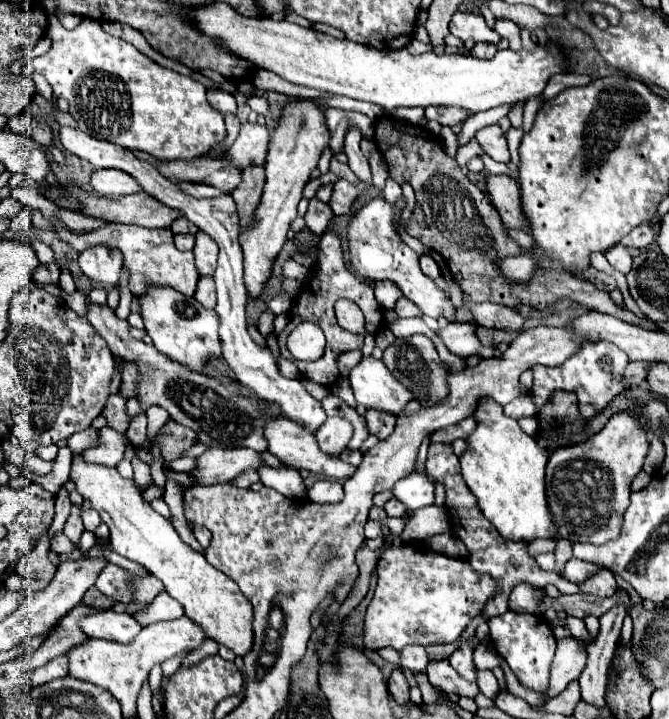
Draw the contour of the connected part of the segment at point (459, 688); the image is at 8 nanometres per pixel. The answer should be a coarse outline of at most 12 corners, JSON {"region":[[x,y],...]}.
{"region":[[432,661],[426,675],[446,693],[474,699],[476,683],[458,675],[448,661]]}

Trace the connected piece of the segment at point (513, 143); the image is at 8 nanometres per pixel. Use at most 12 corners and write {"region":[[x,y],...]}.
{"region":[[510,129],[506,133],[508,147],[512,153],[512,163],[520,165],[520,147],[522,129]]}

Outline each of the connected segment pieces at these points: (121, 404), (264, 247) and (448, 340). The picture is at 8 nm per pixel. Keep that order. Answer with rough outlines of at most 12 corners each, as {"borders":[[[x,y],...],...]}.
{"borders":[[[120,391],[108,397],[106,427],[126,435],[130,421]],[[290,99],[270,139],[266,185],[240,233],[260,297],[322,149],[324,113]],[[450,323],[440,339],[462,359],[482,347],[474,323]]]}

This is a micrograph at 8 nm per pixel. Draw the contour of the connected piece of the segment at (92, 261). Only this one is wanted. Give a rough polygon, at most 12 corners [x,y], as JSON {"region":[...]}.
{"region":[[106,245],[84,249],[78,263],[86,277],[116,287],[122,253]]}

